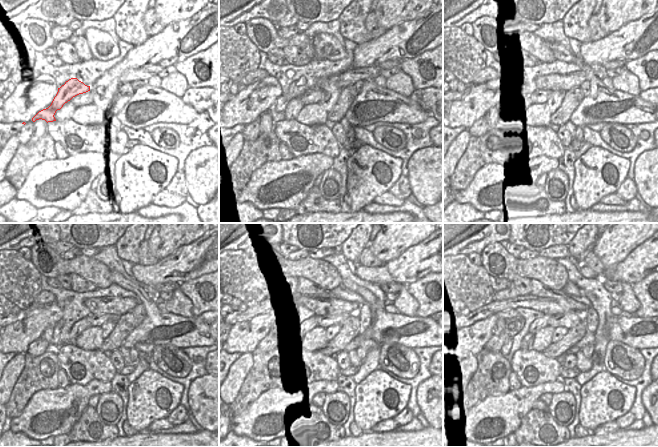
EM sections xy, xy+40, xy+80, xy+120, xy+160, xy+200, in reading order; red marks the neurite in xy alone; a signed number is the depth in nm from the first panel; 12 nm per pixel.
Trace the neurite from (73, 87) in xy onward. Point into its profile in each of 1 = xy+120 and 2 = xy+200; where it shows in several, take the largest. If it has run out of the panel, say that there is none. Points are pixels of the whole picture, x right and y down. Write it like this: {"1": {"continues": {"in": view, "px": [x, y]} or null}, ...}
{"1": {"continues": {"in": "xy+120", "px": [57, 327]}}, "2": {"continues": {"in": "xy+200", "px": [506, 348]}}}

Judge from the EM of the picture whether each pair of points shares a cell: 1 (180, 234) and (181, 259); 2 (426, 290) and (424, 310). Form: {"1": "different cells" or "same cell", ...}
{"1": "different cells", "2": "same cell"}

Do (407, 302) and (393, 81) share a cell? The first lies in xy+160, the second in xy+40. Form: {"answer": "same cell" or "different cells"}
{"answer": "same cell"}

